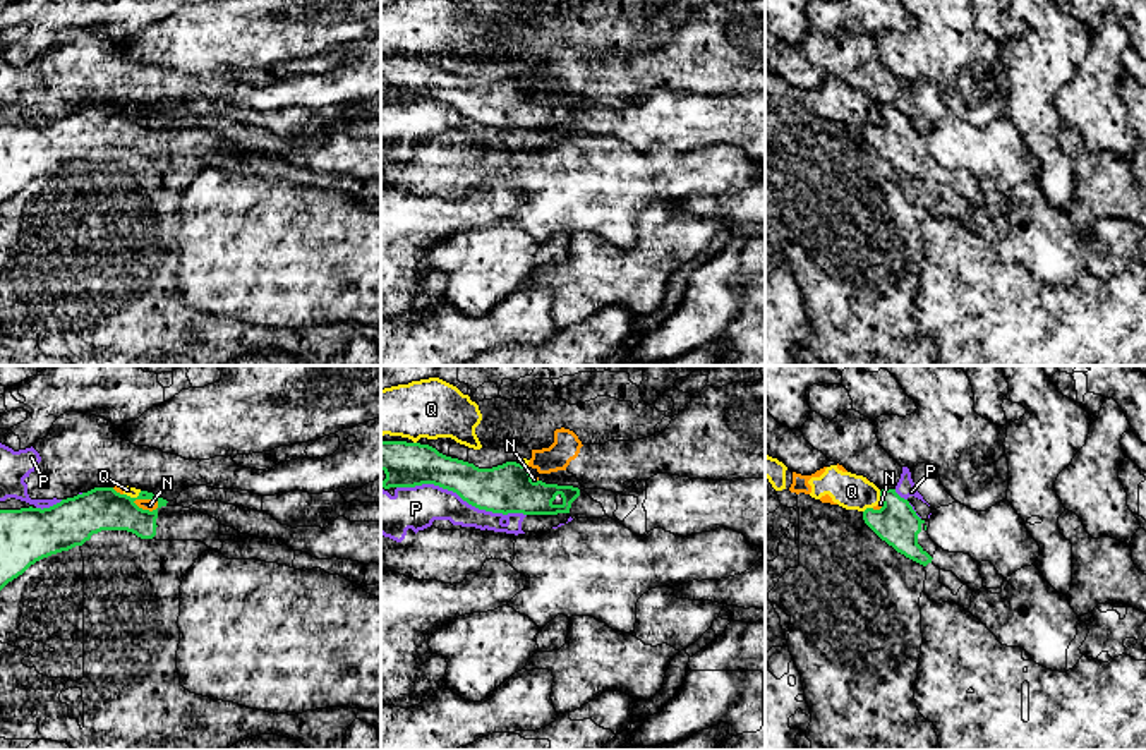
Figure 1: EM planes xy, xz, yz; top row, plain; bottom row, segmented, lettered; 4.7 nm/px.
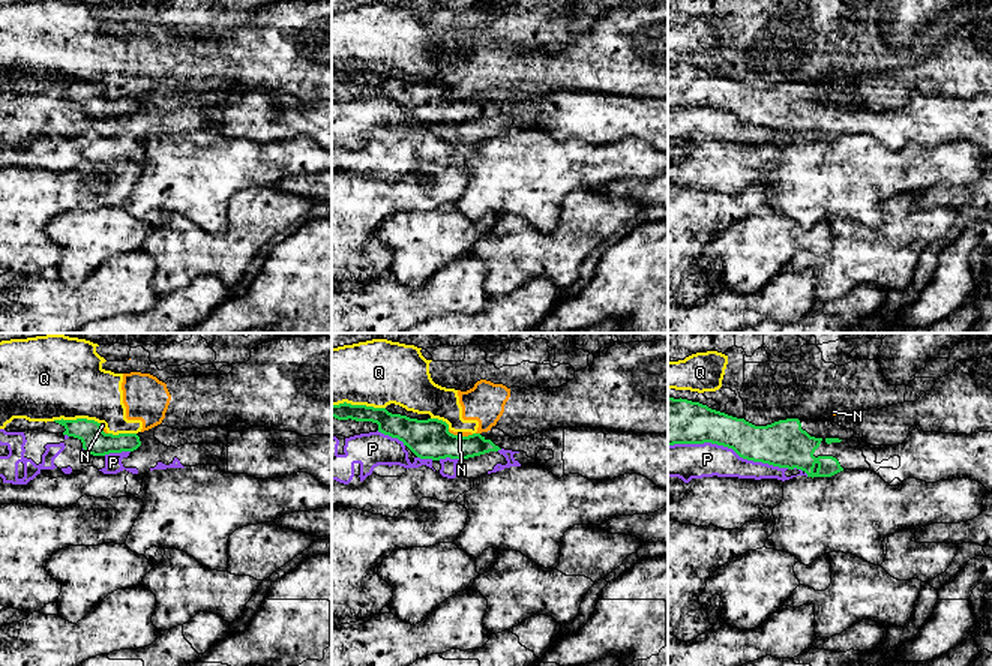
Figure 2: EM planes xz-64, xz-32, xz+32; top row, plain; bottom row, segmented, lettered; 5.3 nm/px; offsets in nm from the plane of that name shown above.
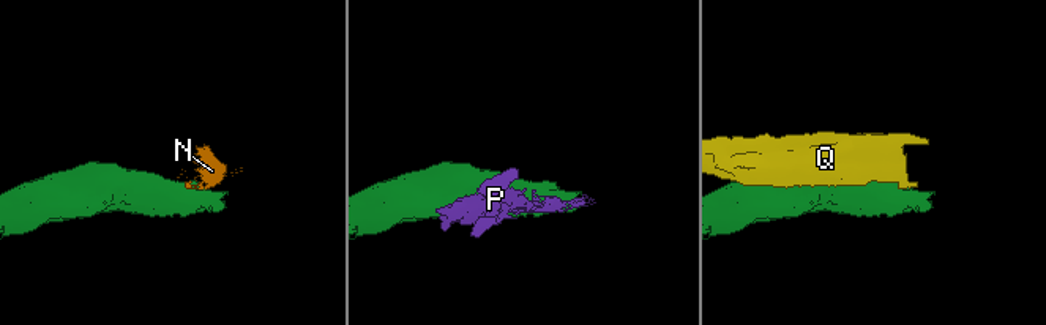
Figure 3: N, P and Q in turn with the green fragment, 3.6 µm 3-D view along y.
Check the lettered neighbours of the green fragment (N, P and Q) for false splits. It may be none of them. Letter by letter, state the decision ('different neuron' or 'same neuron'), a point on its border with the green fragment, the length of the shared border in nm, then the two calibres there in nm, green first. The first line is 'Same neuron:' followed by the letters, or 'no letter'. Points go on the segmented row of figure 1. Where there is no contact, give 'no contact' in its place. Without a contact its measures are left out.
Same neuron: no letter
N: different neuron; meets green in xy at (146, 510); contact 130 nm long; 200 nm thick on the green side, 50 nm on the other
P: different neuron; meets green in xz at (462, 498); contact 600 nm long; 240 nm thick on the green side, 200 nm on the other
Q: different neuron; meets green in yz at (867, 508); contact 50 nm long; 200 nm thick on the green side, 170 nm on the other

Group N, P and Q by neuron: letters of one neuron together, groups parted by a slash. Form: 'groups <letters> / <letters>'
groups N Q / P

